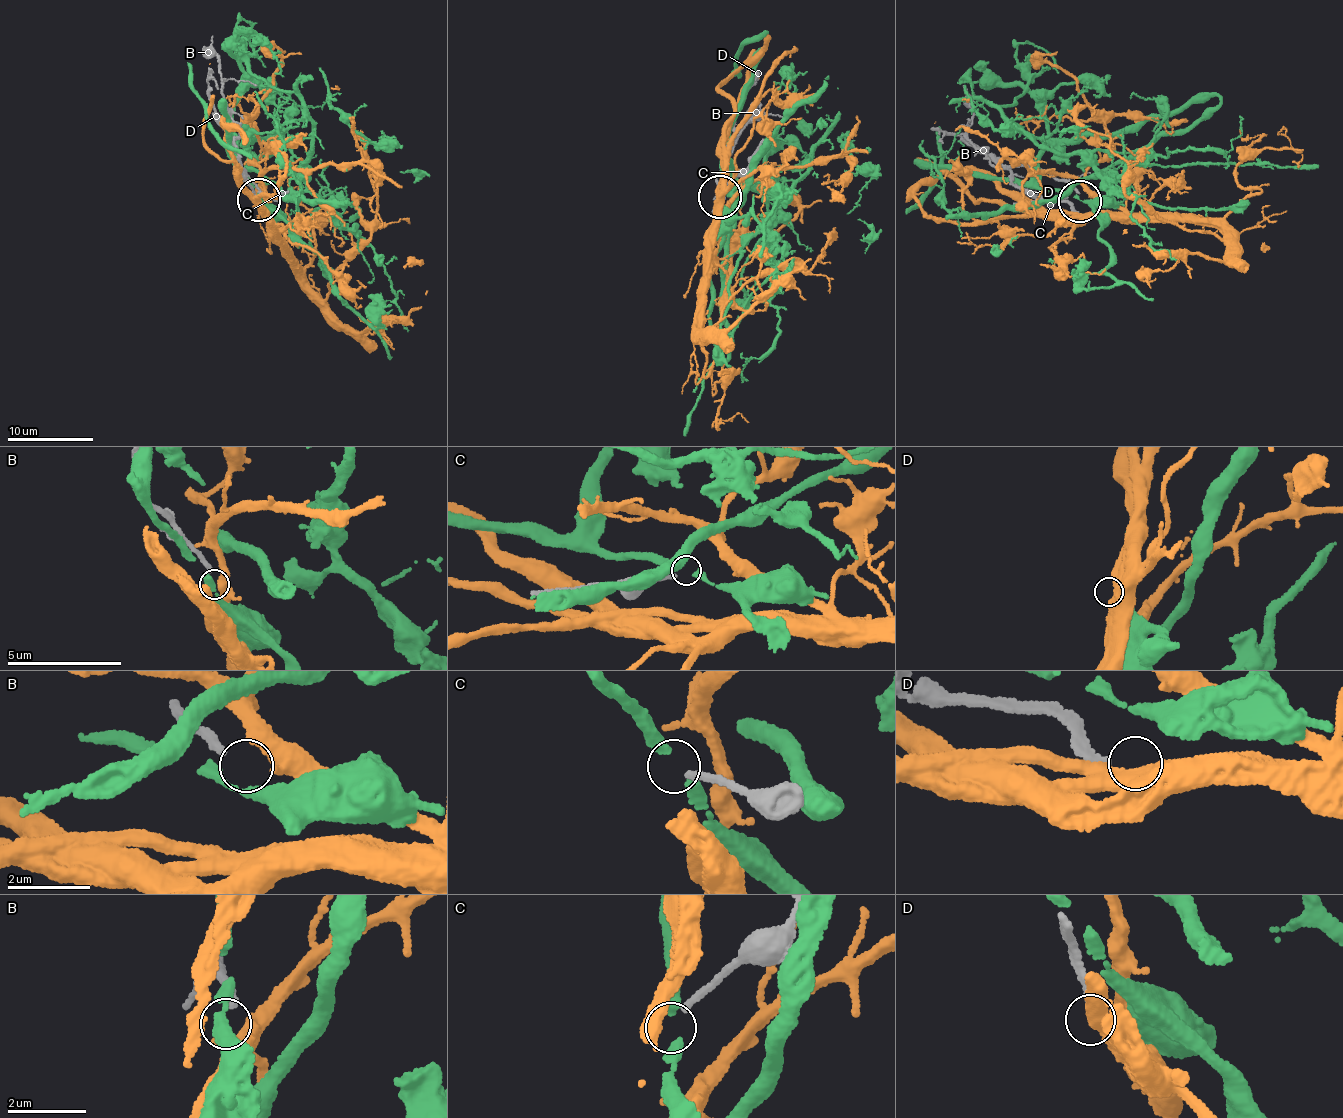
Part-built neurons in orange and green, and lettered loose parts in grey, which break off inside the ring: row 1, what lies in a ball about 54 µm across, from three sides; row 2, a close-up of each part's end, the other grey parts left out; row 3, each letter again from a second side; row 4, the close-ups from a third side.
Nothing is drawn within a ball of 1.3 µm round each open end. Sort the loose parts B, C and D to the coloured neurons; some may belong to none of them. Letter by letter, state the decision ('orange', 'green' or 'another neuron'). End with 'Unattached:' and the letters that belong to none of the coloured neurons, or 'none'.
B: orange
C: another neuron
D: another neuron
Unattached: C, D

